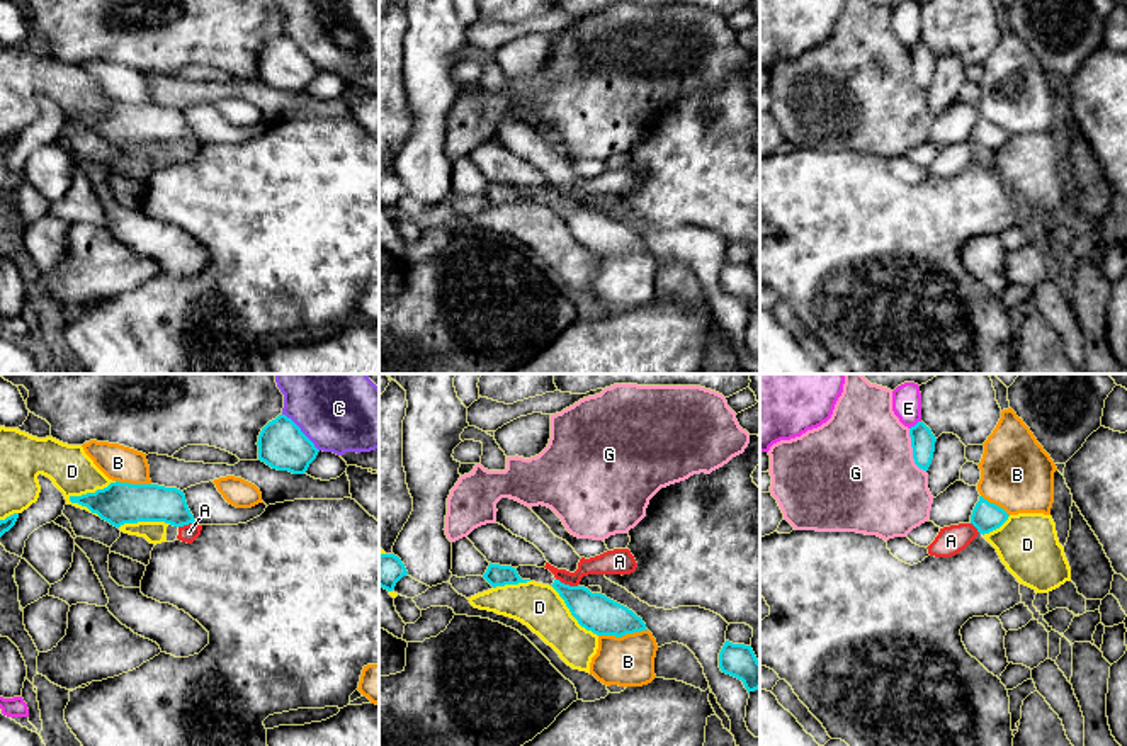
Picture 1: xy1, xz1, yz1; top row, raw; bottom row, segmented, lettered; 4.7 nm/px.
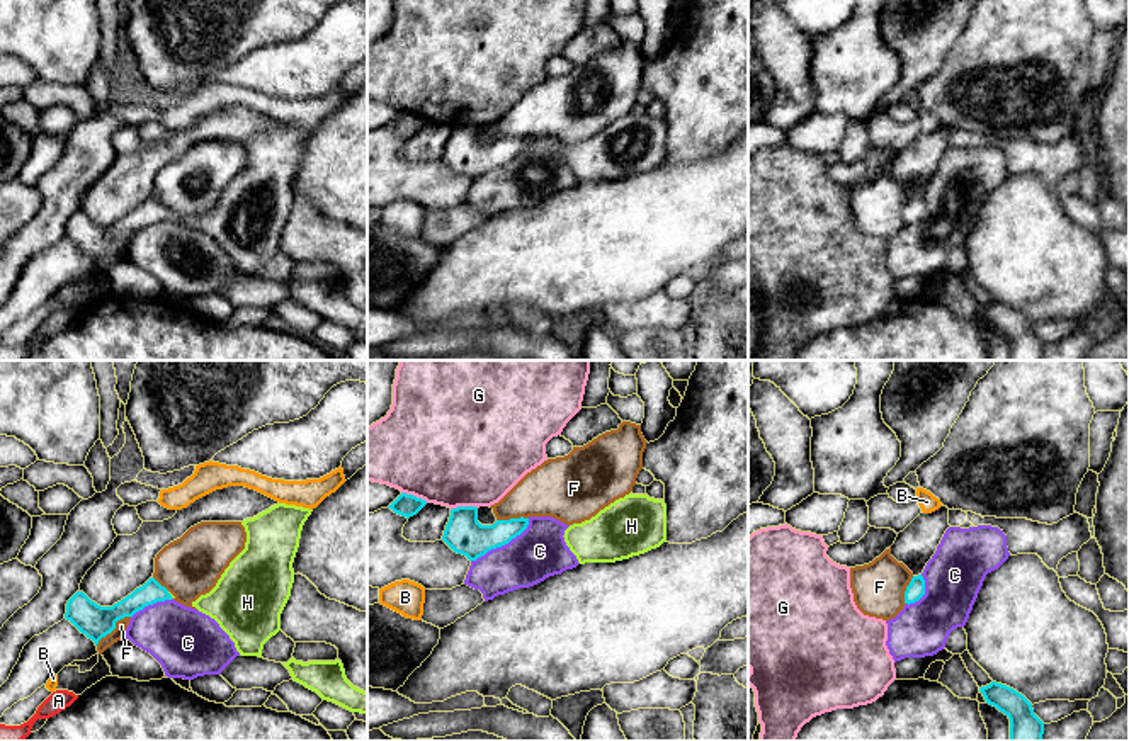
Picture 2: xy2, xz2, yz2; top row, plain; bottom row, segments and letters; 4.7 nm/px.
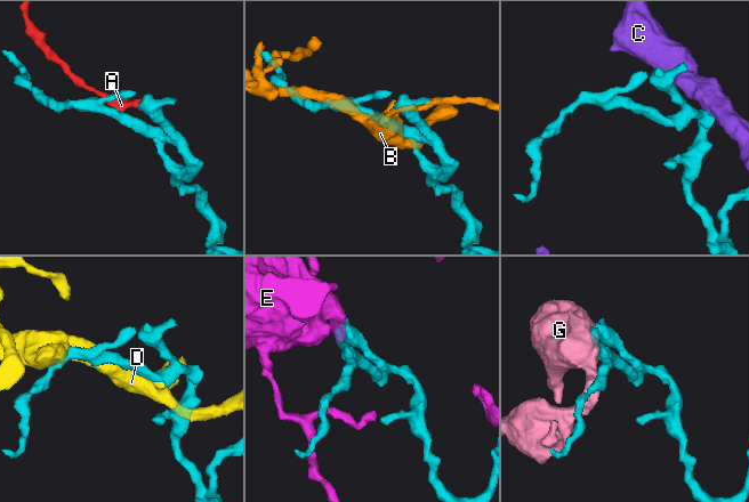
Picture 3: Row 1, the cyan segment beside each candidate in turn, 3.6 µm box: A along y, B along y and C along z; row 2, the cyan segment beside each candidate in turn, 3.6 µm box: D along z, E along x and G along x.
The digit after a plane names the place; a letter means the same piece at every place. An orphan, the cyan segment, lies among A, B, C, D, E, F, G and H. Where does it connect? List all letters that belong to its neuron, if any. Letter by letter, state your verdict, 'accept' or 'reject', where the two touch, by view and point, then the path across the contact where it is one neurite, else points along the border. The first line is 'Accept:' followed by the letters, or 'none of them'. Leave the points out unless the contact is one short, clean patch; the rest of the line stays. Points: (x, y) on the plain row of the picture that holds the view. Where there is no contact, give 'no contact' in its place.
Accept: H
A: reject; contact xz1 (566, 204); border xz1 (556, 197), (577, 206)
B: reject; contact xz1 (622, 254)
C: reject; contact xz2 (502, 164); border xz2 (529, 138), (529, 143), (519, 153), (471, 181)
D: reject; contact xy1 (92, 113)
E: reject; contact yz1 (917, 43); border yz1 (920, 39), (910, 48)
F: reject; contact xy2 (114, 247)
G: reject; contact yz1 (913, 70)
H: accept; contact xy2 (170, 214); way xy2 (152, 211), (170, 214), (169, 211)

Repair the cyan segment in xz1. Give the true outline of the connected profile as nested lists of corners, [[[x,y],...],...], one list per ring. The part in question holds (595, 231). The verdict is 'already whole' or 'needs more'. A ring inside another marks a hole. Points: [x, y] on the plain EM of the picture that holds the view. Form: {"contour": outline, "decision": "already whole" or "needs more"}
{"contour": [[[554,199],[551,206],[564,219],[578,243],[597,255],[622,257],[648,250],[641,236],[602,212],[592,212],[585,206],[569,206],[559,199]]], "decision": "already whole"}

